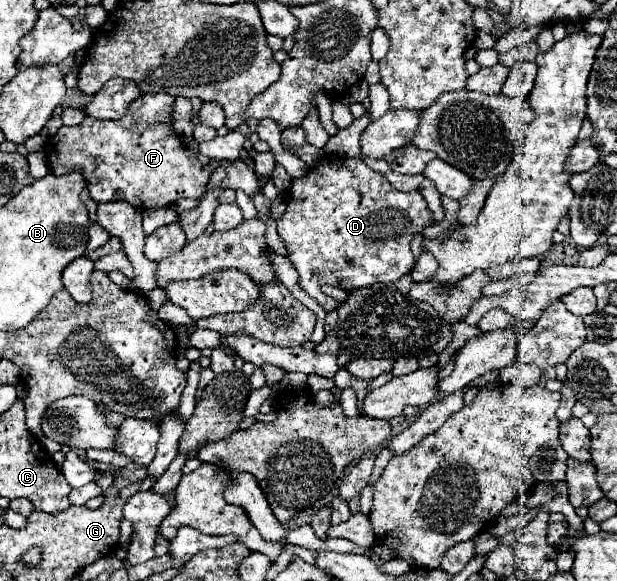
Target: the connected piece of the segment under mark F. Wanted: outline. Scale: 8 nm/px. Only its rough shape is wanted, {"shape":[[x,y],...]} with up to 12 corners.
{"shape":[[174,96],[48,140],[52,174],[82,168],[94,202],[200,198],[218,162],[170,128]]}

